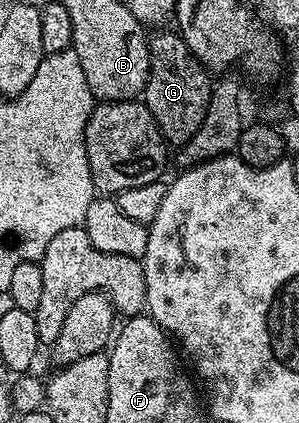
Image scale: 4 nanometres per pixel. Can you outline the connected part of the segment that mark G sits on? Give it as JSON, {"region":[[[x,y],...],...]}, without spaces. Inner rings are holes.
{"region":[[[165,30],[154,31],[157,33],[154,36],[152,33],[148,37],[149,77],[145,83],[143,102],[151,110],[151,114],[159,126],[159,130],[165,136],[166,141],[170,145],[184,146],[191,138],[191,134],[195,134],[195,130],[199,130],[199,122],[203,122],[203,114],[207,114],[211,91],[211,76],[205,65],[195,58],[195,54],[187,46],[187,42],[183,42],[181,35],[173,30],[170,30],[170,32],[161,31]]]}

